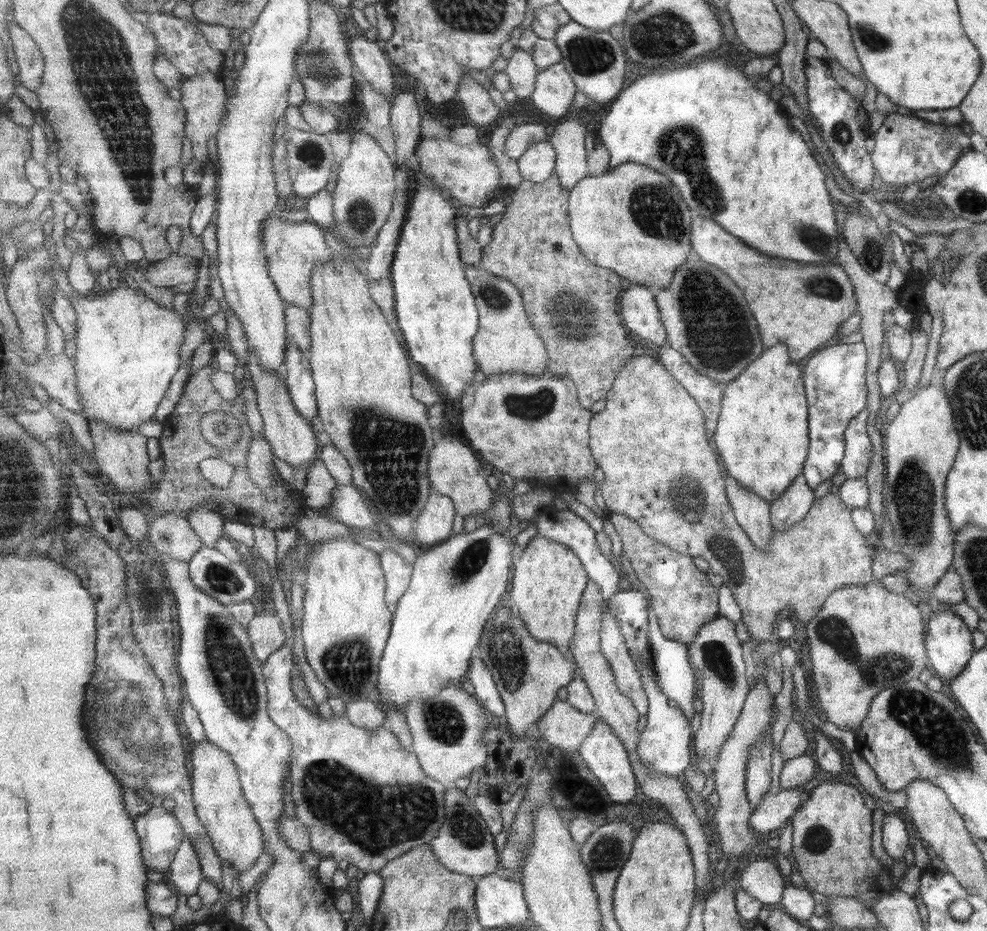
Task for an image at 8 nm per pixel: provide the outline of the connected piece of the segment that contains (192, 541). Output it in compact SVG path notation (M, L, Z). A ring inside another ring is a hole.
M164 513L151 524L149 543L162 553L182 562L190 562L205 545L187 515Z

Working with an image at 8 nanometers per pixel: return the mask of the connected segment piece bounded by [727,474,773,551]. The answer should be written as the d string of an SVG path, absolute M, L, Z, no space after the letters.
M732 475L727 478L728 499L735 510L736 519L740 526L747 531L748 537L758 549L768 549L770 537L772 537L769 503L759 494L746 489L736 481Z

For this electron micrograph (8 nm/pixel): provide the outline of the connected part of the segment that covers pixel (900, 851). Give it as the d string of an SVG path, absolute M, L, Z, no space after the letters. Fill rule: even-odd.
M885 813L882 821L882 844L895 862L909 858L910 845L906 825L893 813Z

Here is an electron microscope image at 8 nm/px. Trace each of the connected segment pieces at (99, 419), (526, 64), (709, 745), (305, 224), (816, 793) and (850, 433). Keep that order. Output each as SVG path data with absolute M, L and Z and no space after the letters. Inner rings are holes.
M52 250L56 260L53 273L57 278L59 290L64 290L72 300L79 314L79 333L77 336L76 368L80 395L83 396L84 416L92 424L105 424L107 428L119 432L134 433L142 424L154 420L160 404L170 391L173 379L181 370L182 347L187 335L187 313L160 307L147 297L144 290L121 285L111 289L103 297L93 300L86 298L67 278L73 262L74 251Z
M519 48L504 71L510 76L512 89L518 98L532 98L537 89L538 76L541 73L534 53Z
M721 614L716 615L712 621L704 625L698 632L696 641L688 644L692 662L698 670L700 683L702 683L703 709L701 710L700 730L694 736L695 748L700 757L714 764L720 753L720 747L728 740L728 734L736 726L740 713L743 712L744 701L750 692L748 686L746 666L742 654L742 644L736 638L734 622Z
M279 214L268 218L264 242L266 242L269 268L288 306L300 306L300 308L311 310L315 305L314 292L312 292L314 269L318 263L330 263L335 254L324 238L325 230L310 219L293 222L281 218Z
M836 782L820 784L815 787L805 803L792 816L792 856L796 861L796 870L802 876L813 894L822 894L826 898L848 896L857 898L866 909L876 907L876 902L886 894L891 894L897 886L889 869L873 856L873 806L862 797L852 785Z
M868 409L860 411L845 431L845 453L840 468L847 478L865 476L874 456L872 440L867 434L867 418Z

